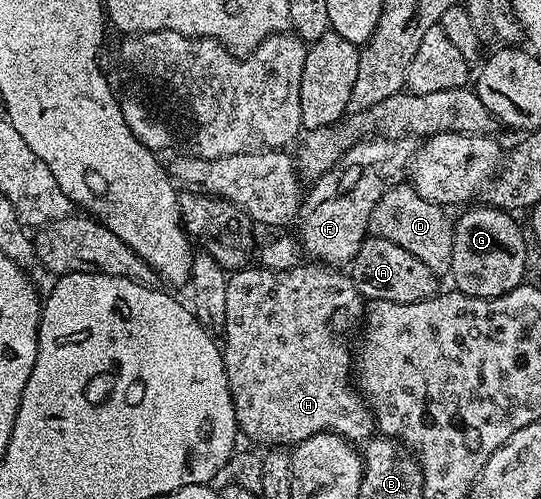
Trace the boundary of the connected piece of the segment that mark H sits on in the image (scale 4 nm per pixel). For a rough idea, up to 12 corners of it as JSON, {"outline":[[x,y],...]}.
{"outline":[[320,262],[227,282],[223,355],[242,437],[350,442],[352,275]]}

